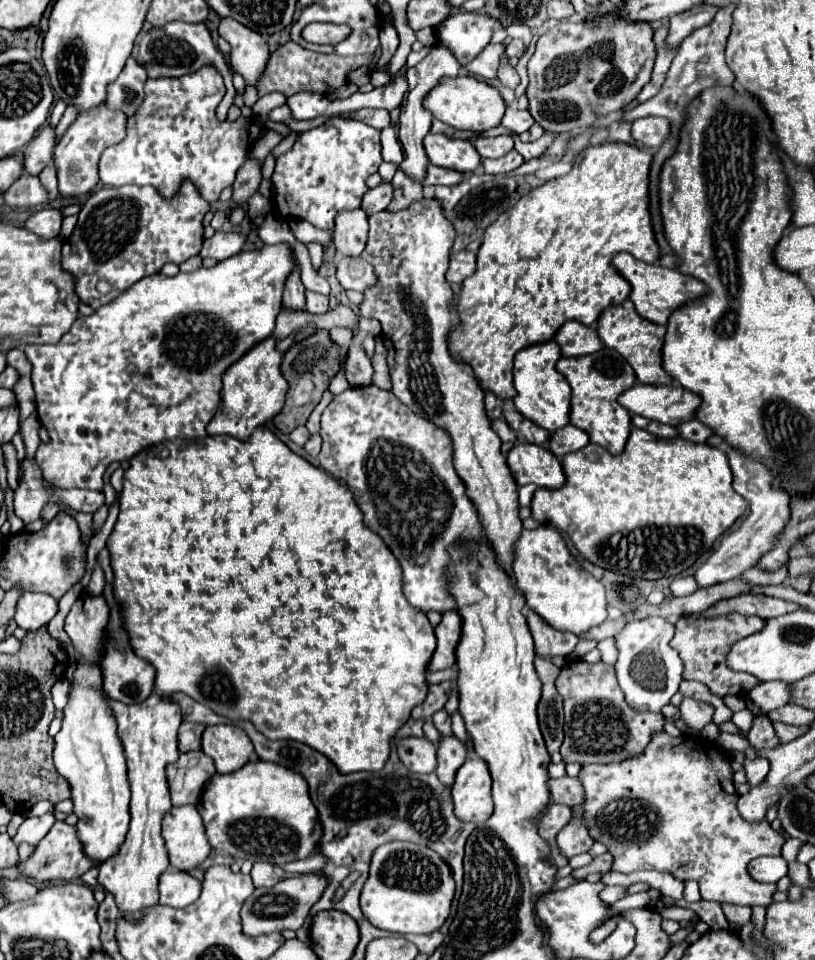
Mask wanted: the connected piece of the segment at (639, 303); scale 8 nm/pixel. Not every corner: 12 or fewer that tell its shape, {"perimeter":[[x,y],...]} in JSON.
{"perimeter":[[613,257],[637,313],[667,325],[679,305],[705,297],[695,277]]}

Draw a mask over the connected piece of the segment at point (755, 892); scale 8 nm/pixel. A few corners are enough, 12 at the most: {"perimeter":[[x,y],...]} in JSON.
{"perimeter":[[657,733],[583,765],[585,823],[613,871],[695,879],[769,907],[747,873],[785,837],[737,811],[729,759]]}

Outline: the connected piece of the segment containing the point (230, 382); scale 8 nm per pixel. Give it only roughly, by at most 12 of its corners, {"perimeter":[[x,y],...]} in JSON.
{"perimeter":[[269,337],[225,371],[207,435],[247,441],[289,385]]}

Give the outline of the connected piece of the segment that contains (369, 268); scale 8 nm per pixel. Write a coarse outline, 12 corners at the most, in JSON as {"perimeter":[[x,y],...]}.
{"perimeter":[[343,257],[337,263],[337,281],[343,289],[363,293],[377,285],[373,265]]}

